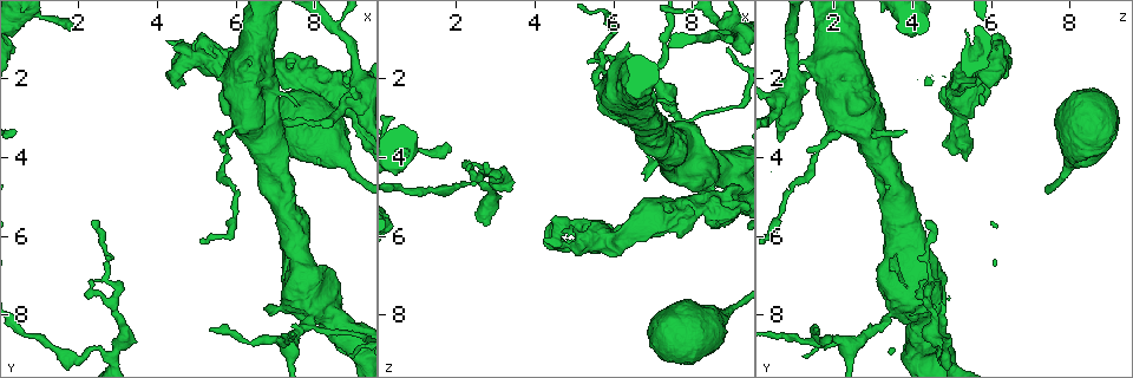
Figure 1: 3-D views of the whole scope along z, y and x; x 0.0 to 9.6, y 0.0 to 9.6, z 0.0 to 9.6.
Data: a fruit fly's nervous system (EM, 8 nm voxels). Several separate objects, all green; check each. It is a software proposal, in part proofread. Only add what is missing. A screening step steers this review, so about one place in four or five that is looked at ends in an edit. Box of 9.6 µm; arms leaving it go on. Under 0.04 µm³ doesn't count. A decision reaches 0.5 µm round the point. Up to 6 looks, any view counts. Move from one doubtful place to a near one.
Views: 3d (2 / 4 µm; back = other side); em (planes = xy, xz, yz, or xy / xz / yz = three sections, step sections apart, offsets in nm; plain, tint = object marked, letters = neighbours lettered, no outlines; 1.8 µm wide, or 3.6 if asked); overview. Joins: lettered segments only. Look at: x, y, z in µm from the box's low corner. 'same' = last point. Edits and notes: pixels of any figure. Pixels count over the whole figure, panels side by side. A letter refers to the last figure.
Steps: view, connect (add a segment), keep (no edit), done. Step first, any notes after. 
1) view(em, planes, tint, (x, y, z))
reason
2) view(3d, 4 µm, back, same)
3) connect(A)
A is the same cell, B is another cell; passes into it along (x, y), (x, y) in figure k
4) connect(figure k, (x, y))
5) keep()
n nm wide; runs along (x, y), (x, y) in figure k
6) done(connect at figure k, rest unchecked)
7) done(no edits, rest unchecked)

view(em, planes, tint, (5.35, 8.40, 1.50))
thin end

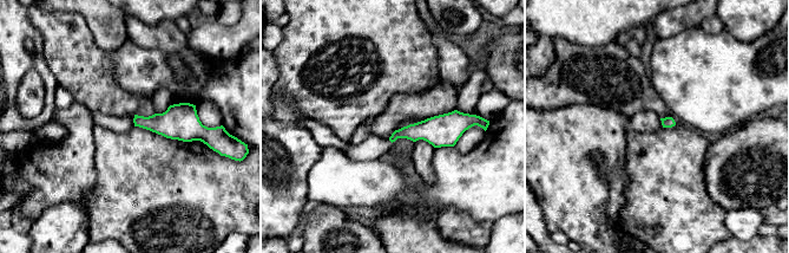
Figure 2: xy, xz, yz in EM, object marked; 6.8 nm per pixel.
view(em, planes, letters, same)

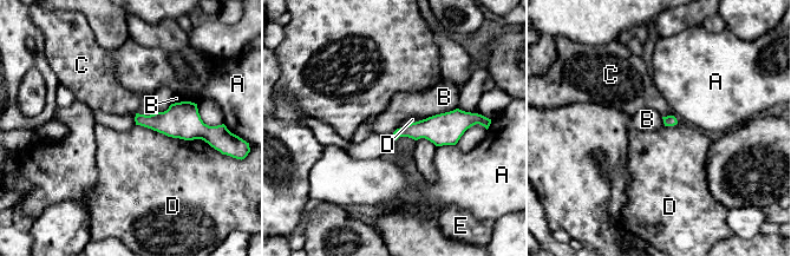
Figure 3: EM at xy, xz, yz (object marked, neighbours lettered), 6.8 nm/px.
keep()
80 nm wide; A, B, C, D and E are other cells; border along (457, 107), (429, 116), (422, 120) in figure 3; none of them fits

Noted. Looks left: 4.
view(3d, 4 µm, back, (2.35, 7.10, 4.40))
an open end

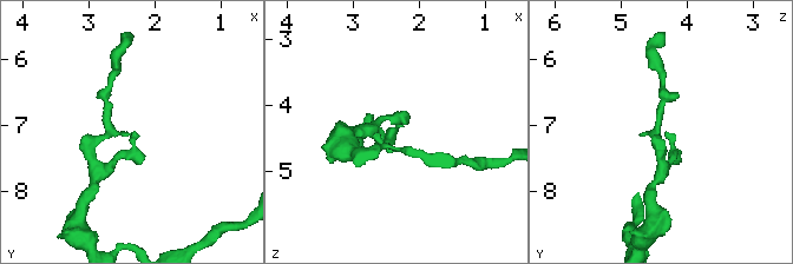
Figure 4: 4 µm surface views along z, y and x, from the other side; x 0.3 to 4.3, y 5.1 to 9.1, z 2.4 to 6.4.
view(em, yz, step 16, letters, (2.30, 7.10, 4.35))

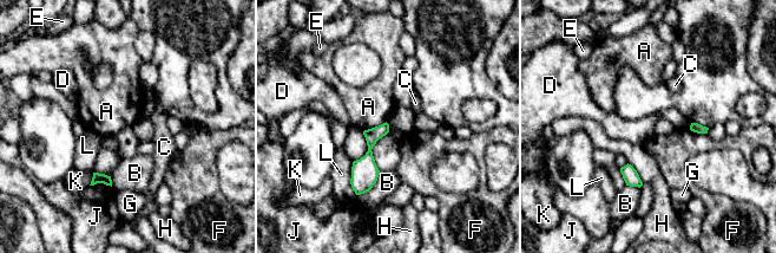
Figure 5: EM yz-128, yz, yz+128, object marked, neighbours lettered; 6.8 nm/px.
keep()
A, B, C, D, E, F, G, H, J, K and L are other cells; border along (353, 161), (350, 187), (356, 195) in figure 5; no lettered segment goes on from it

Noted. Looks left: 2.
view(3d, 4 µm, (7.85, 6.95, 3.30))
closes a loop

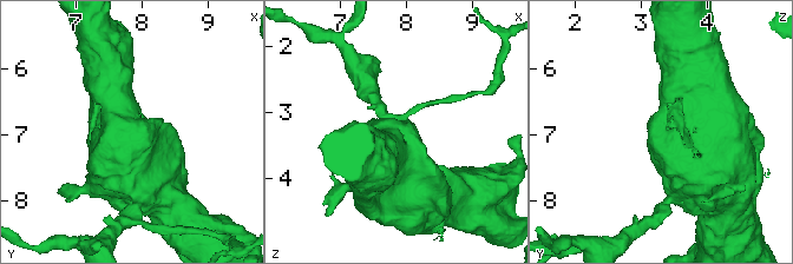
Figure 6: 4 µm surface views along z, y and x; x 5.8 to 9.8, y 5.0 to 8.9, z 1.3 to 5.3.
view(em, planes, letters, (7.80, 6.90, 3.30))
need the tissue

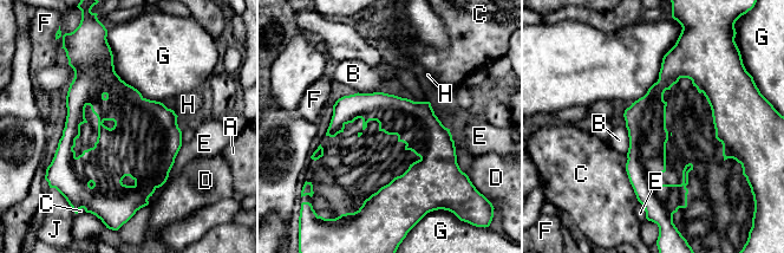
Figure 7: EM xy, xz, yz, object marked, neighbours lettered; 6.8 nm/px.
keep()
A, B, C, D, E, F, G, H and J are other cells; border along (625, 127), (628, 134), (627, 154) in figure 7; no lettered segment goes on from it

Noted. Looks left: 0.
done(no edits, rest unchecked)

